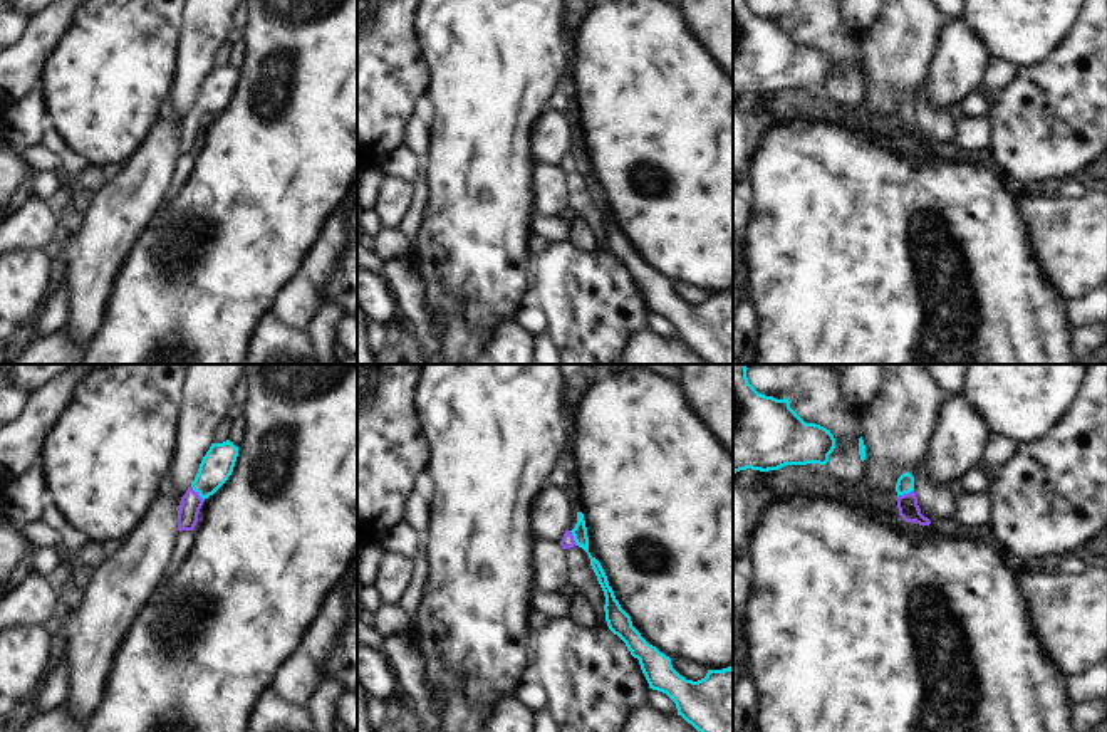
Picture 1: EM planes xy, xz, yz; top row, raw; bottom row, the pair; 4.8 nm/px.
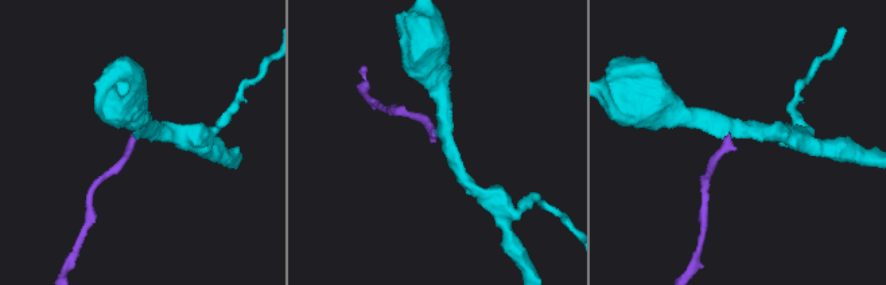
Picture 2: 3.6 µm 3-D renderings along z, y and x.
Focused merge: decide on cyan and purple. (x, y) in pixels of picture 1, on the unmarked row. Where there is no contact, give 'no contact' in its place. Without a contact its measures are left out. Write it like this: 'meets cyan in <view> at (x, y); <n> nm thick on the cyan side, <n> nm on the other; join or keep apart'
meets cyan in xy at (198, 116); 160 nm thick on the cyan side, 100 nm on the other; join

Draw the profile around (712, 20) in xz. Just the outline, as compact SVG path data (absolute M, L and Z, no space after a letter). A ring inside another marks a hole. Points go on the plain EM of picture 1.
M679 0L678 8L733 86L733 0Z

